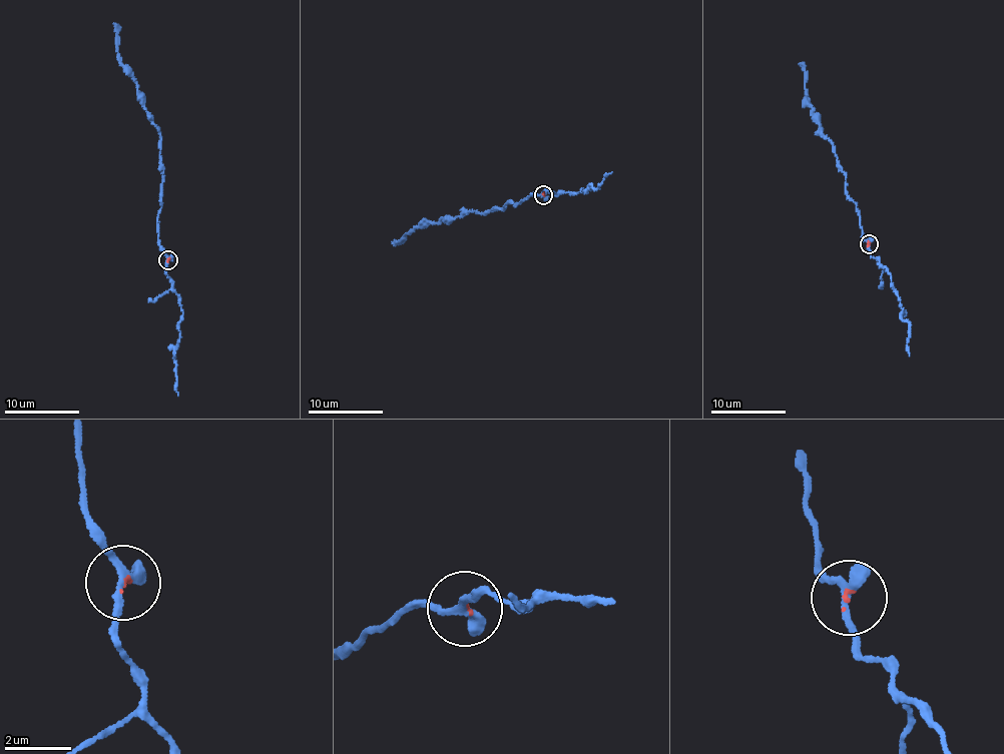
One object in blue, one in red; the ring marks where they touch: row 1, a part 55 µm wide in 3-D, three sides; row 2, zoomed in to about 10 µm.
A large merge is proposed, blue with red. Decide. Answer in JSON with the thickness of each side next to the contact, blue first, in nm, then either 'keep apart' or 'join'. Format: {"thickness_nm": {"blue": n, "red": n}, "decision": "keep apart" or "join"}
{"thickness_nm": {"blue": 300, "red": 70}, "decision": "join"}

